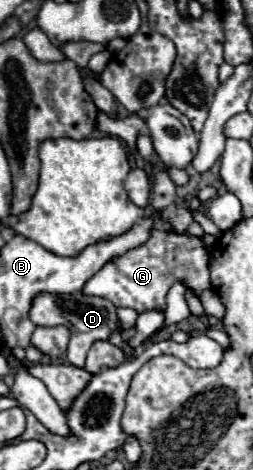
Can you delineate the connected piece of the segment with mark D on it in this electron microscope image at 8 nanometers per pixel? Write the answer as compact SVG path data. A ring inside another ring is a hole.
M80 292L68 294L68 296L56 296L56 294L40 294L34 298L34 304L30 308L30 318L36 326L66 326L70 330L70 344L68 344L68 360L70 364L84 368L86 354L90 346L98 340L108 340L112 332L122 332L116 306L106 298L96 296L84 296Z

